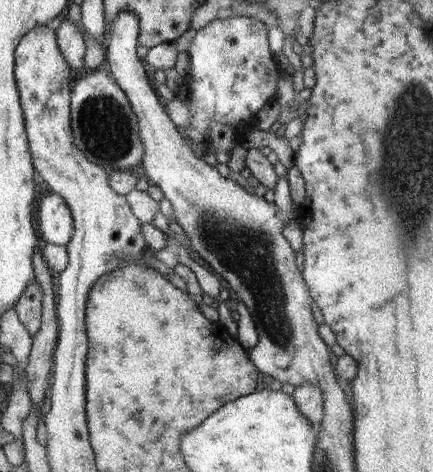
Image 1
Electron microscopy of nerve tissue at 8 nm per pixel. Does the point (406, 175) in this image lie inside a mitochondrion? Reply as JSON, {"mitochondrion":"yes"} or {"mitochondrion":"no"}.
{"mitochondrion":"yes"}

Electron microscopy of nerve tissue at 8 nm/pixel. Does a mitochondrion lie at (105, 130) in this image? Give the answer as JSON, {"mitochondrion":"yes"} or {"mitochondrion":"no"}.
{"mitochondrion":"yes"}

